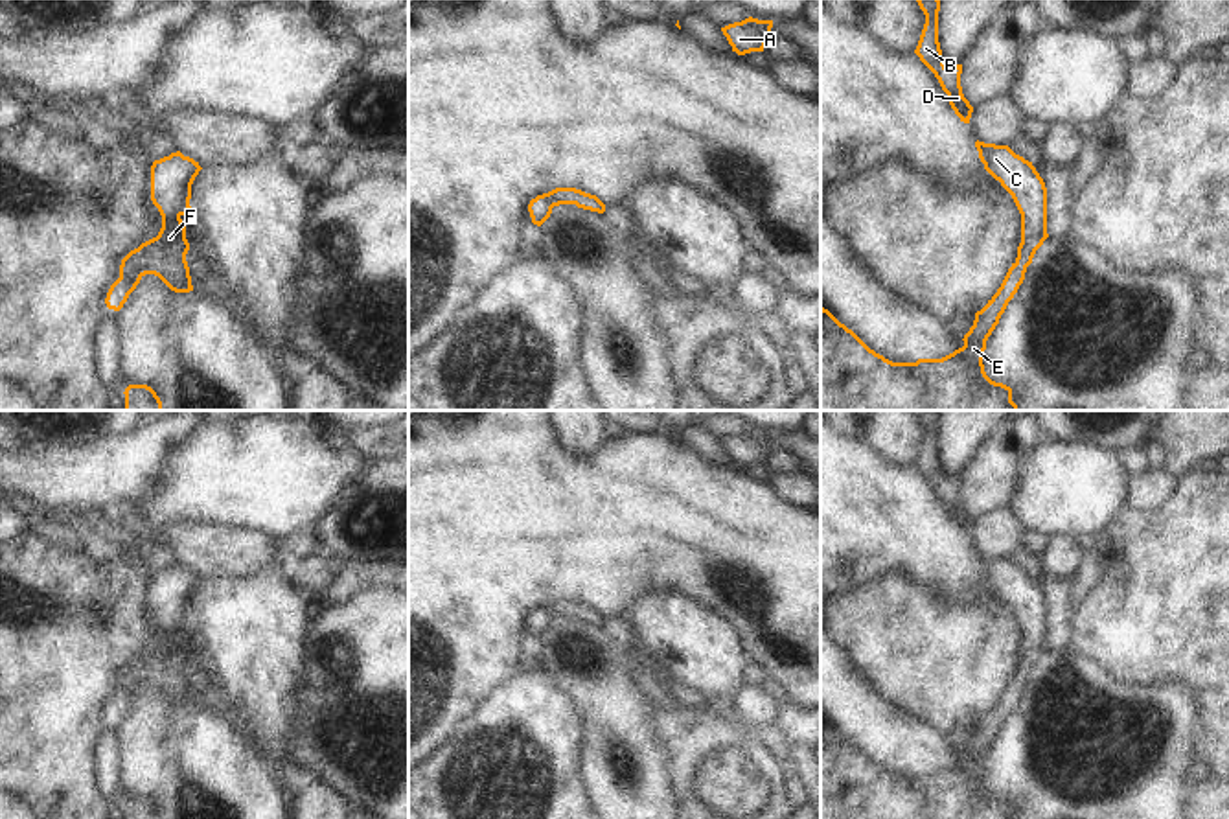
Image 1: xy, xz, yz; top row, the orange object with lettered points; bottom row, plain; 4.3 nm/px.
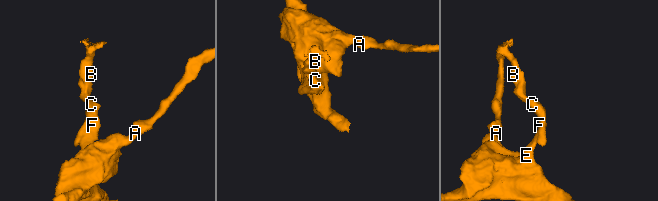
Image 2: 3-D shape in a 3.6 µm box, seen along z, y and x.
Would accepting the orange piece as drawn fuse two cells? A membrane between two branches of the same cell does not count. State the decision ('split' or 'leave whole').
leave whole

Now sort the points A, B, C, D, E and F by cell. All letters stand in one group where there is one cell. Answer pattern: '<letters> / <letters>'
A B C D E F

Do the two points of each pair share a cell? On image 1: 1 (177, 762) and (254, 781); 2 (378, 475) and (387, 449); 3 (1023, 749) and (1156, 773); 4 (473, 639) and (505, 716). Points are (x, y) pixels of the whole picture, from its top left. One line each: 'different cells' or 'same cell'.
1: same cell
2: different cells
3: same cell
4: different cells

